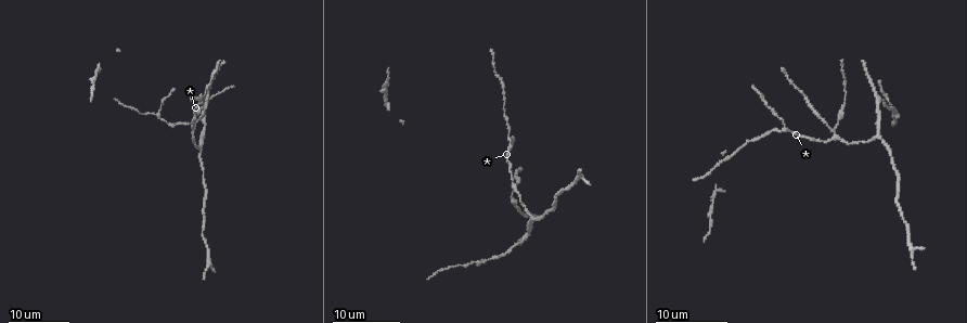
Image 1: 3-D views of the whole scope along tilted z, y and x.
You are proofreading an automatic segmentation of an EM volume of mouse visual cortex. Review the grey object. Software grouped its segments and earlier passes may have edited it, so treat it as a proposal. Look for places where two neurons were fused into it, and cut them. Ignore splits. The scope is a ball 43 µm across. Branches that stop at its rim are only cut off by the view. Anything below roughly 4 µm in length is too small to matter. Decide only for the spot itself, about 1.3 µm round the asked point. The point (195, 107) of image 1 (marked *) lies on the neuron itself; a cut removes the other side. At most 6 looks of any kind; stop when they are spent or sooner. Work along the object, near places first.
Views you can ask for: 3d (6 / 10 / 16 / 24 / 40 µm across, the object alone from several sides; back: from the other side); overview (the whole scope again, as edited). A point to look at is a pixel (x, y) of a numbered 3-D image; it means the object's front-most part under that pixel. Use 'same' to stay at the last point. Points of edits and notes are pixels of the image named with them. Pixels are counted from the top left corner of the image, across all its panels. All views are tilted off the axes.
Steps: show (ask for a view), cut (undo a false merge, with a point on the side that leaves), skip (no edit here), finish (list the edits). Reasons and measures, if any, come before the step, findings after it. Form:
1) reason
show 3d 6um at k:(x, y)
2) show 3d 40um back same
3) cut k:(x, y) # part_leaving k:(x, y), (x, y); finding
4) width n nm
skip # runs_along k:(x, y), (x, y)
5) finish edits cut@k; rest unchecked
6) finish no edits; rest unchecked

four arms meet
show 3d 16um at 1:(513, 188)

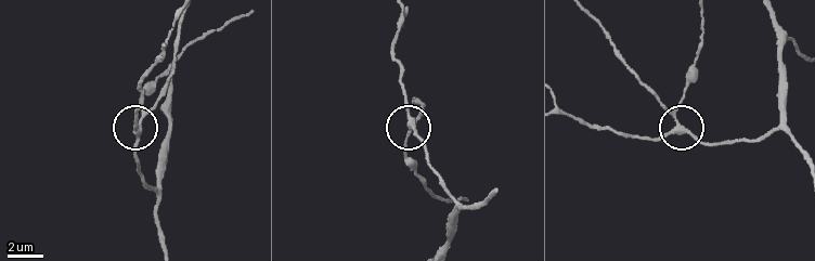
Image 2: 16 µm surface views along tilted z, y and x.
show 3d 6um at 2:(677, 126)

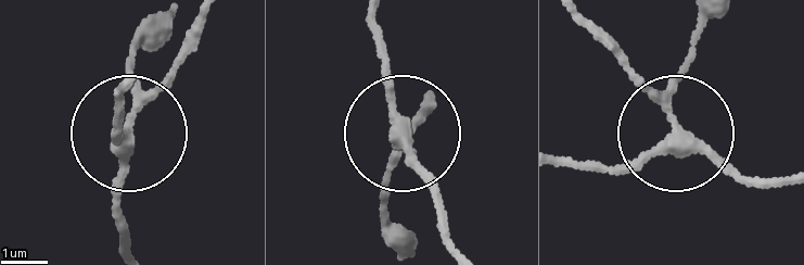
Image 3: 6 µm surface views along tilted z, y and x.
side_arm 13 um
skip # runs_along 3:(119, 83), (118, 134), (196, 29); continuous, no second neuron

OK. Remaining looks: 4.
three-way junction
show 3d 16um at 1:(511, 148)

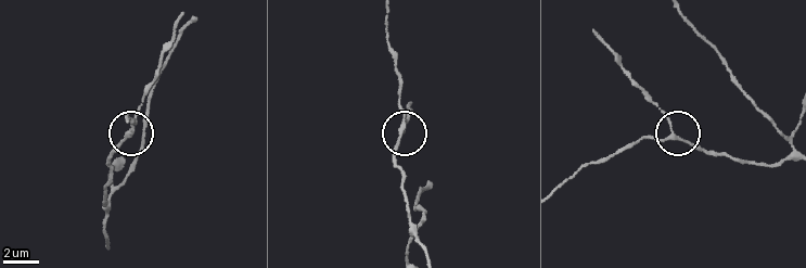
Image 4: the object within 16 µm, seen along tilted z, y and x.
show 3d 6um at 4:(402, 130)

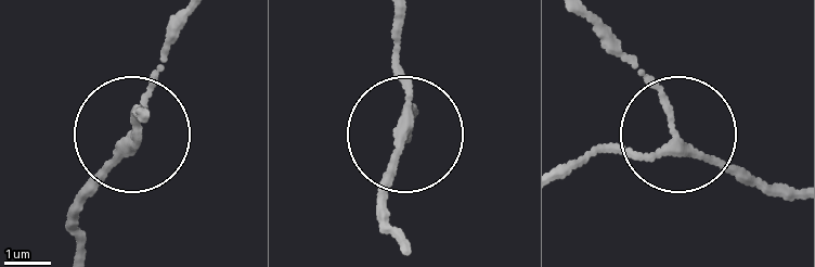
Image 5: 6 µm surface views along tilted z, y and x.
skip # runs_along 5:(740, 179), (683, 145), (663, 99), (612, 41); one neuron here

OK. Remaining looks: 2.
three arms meet
show 3d 24um at 1:(525, 238)

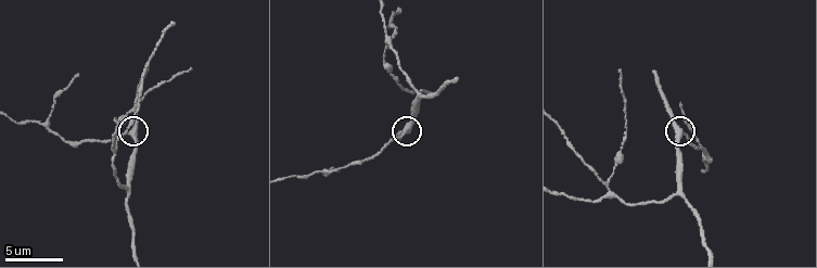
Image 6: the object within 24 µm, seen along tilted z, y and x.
show 3d 10um at 6:(406, 131)

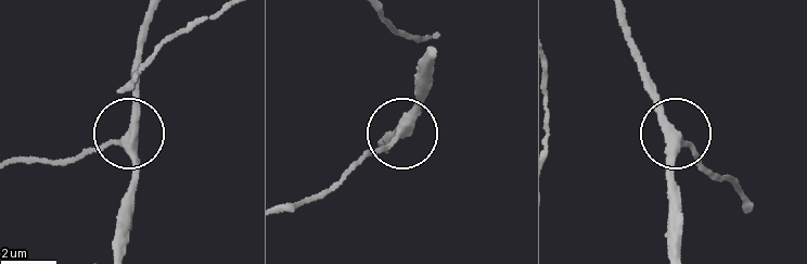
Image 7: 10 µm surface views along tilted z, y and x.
arms 3
skip # runs_along 7:(669, 250), (674, 135), (650, 79), (635, 62); all the same neuron

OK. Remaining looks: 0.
finish no edits; rest unchecked

